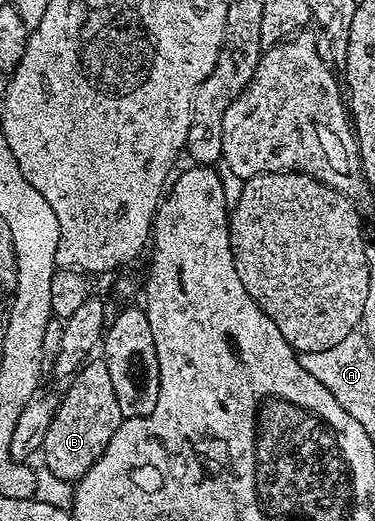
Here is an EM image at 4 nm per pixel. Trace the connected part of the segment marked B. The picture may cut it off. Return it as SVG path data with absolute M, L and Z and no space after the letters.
M94 358L83 364L78 375L65 385L62 401L57 401L51 426L40 449L40 456L46 459L44 468L56 477L67 481L80 478L104 454L115 424L106 412L119 413L116 406L116 390L112 390L112 377L108 374L105 359Z

